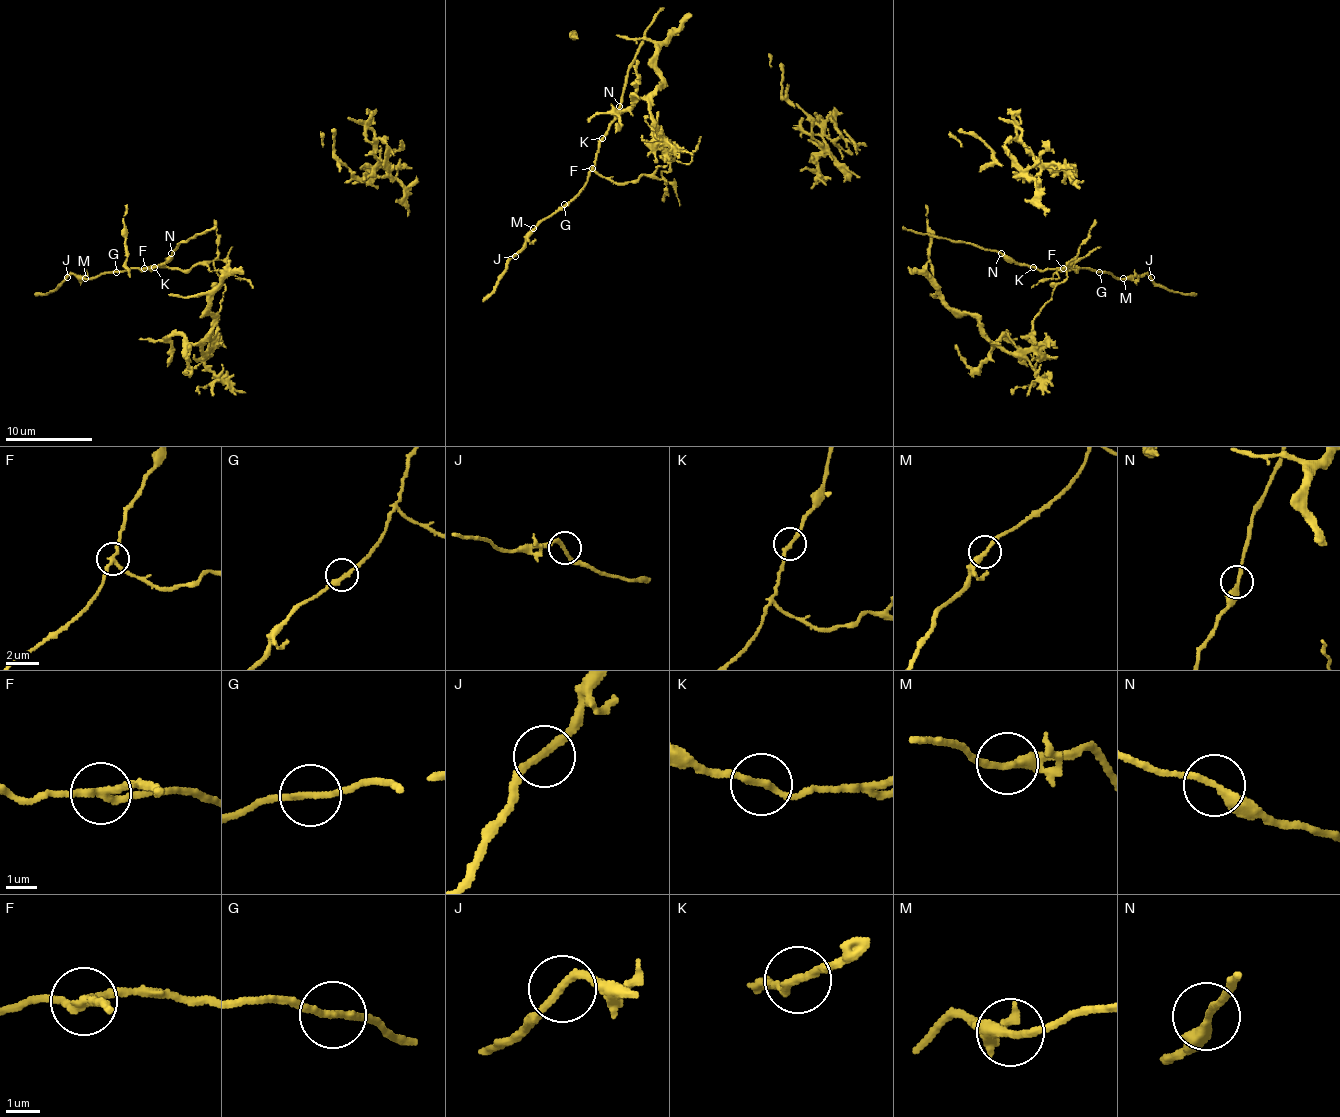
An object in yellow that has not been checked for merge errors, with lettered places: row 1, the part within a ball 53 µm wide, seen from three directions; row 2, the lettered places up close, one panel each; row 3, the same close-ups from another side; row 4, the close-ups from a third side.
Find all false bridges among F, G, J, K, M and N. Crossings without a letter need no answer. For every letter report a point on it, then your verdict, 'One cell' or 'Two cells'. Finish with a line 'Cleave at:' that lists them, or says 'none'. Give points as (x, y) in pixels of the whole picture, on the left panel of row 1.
F: Place: (144, 268). Two cells
G: Place: (116, 272). One cell
J: Place: (67, 277). One cell
K: Place: (154, 267). One cell
M: Place: (85, 278). One cell
N: Place: (171, 253). Two cells
Cleave at: F, N

